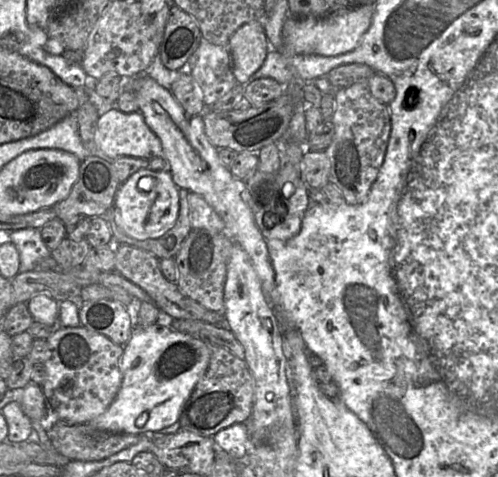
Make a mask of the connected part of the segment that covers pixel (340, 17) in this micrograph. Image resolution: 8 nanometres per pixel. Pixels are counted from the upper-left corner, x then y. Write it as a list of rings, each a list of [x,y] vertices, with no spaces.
[[[374,5],[342,9],[323,18],[290,18],[283,25],[283,48],[287,55],[337,56],[352,51],[371,25]]]

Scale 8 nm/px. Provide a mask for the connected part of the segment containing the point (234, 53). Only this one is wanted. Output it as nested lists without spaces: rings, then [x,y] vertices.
[[[254,20],[242,25],[230,37],[227,47],[232,57],[236,82],[245,85],[262,66],[269,52],[269,42],[262,22]]]

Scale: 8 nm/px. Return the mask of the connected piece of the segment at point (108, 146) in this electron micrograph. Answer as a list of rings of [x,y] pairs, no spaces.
[[[97,103],[100,116],[97,121],[95,143],[98,148],[98,157],[109,160],[126,156],[151,160],[162,157],[163,149],[160,139],[146,124],[143,115],[137,111],[124,113],[115,108],[114,104]]]

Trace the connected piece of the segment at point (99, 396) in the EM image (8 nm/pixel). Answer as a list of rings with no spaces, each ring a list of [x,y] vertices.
[[[60,327],[47,339],[47,358],[44,363],[46,379],[42,384],[48,407],[53,409],[59,421],[73,425],[89,423],[104,413],[115,399],[121,383],[120,362],[124,345],[115,344],[108,337],[83,327]]]

